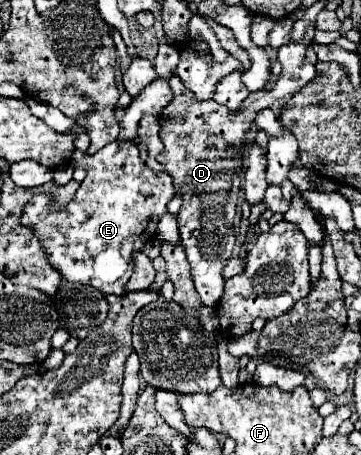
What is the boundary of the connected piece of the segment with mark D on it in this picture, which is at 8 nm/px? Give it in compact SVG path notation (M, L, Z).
M302 40L300 44L298 42L290 42L290 44L286 44L286 46L282 46L280 50L278 50L278 60L282 62L282 74L280 74L280 78L278 78L278 82L274 84L274 88L272 90L262 90L262 92L256 92L256 94L249 94L248 98L246 98L246 108L244 110L238 110L238 112L230 112L226 106L222 106L222 104L218 104L218 102L214 102L214 100L208 100L208 102L200 102L200 100L196 100L196 96L190 92L190 90L186 90L186 86L182 84L182 80L178 80L178 76L172 76L170 78L170 88L172 88L172 100L170 100L170 104L162 110L162 114L158 116L160 118L160 140L164 142L164 150L158 154L158 162L162 162L164 166L166 166L166 172L172 176L172 180L174 180L174 186L176 186L176 190L180 190L182 192L182 208L180 208L180 212L178 212L178 224L180 224L180 238L182 238L182 246L184 246L184 250L186 250L186 256L188 256L188 262L190 262L190 272L192 272L192 280L194 280L194 284L196 284L196 290L198 290L198 294L200 294L200 298L202 298L202 304L204 306L216 306L216 302L222 298L222 292L224 292L224 280L222 280L222 270L224 270L224 266L228 264L228 260L230 260L230 256L232 256L232 248L234 248L234 230L228 230L228 226L226 224L232 224L232 222L228 222L232 216L232 212L236 210L236 204L238 204L238 192L240 192L240 186L242 186L242 180L240 180L240 174L242 174L242 168L244 168L244 154L242 154L242 148L244 148L244 144L246 144L246 132L250 130L250 126L252 126L252 122L254 122L254 118L256 118L256 114L260 112L260 110L264 110L264 108L271 108L273 103L278 100L290 98L292 94L296 94L300 88L304 88L308 82L312 82L314 80L314 76L316 76L316 68L314 68L314 64L310 64L308 60L306 60L306 46L308 46L308 42L306 40Z

